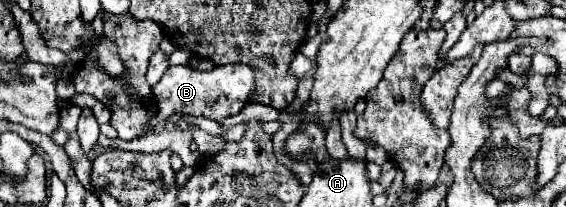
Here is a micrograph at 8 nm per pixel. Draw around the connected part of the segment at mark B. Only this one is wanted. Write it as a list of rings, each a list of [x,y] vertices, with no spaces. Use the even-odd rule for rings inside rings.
[[[245,63],[217,65],[209,73],[199,71],[191,65],[173,65],[153,87],[159,105],[151,125],[171,117],[173,113],[187,113],[193,117],[209,117],[213,121],[223,121],[227,117],[237,115],[247,103],[251,103],[253,89],[255,89],[253,69]]]

